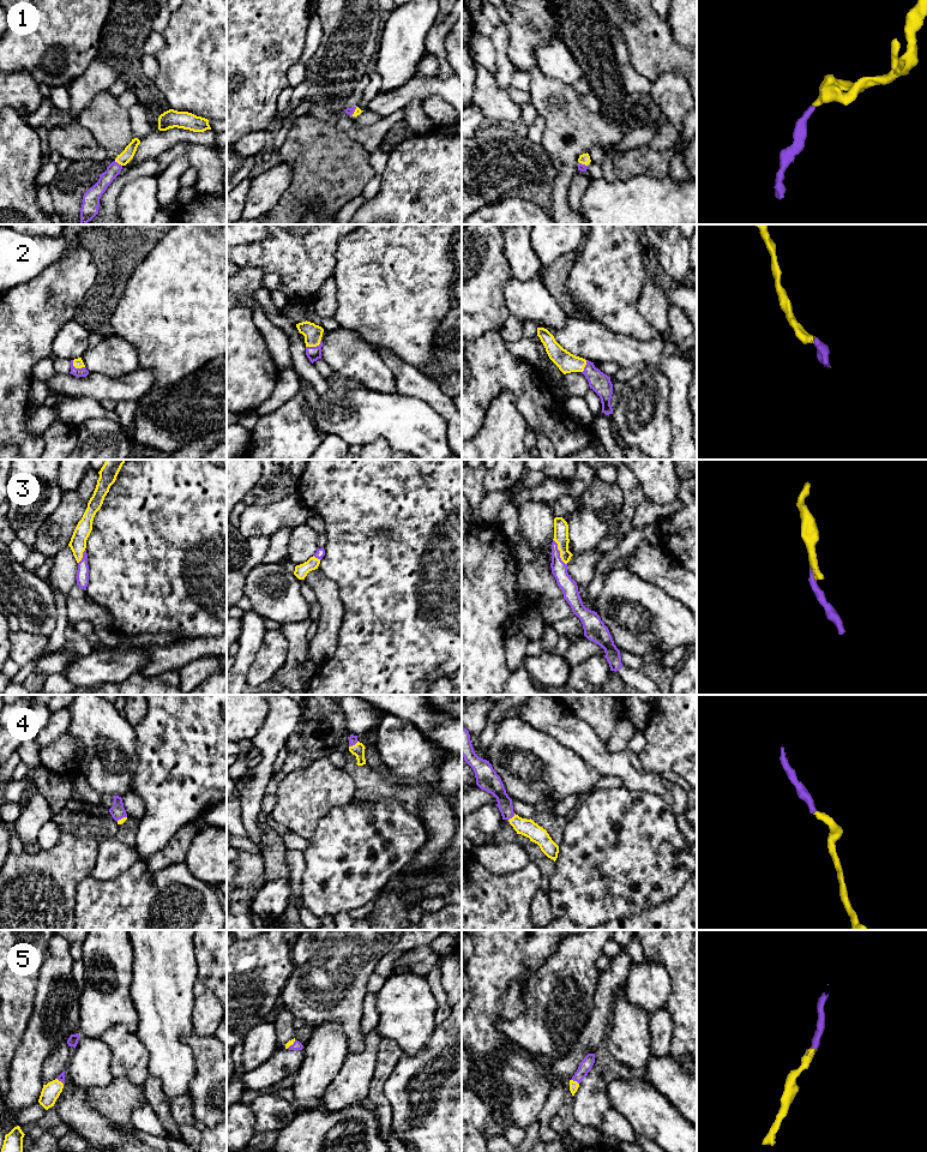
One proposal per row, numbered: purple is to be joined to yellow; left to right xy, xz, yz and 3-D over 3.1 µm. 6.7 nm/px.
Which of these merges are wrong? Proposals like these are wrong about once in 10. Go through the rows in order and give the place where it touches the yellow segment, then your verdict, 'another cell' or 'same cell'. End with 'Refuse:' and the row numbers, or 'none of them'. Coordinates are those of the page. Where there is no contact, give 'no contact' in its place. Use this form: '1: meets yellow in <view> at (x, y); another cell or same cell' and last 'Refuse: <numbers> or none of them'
1: meets yellow in xy at (118, 162); same cell
2: meets yellow in xz at (314, 346); same cell
3: meets yellow in yz at (560, 552); same cell
4: meets yellow in yz at (512, 817); same cell
5: meets yellow in yz at (575, 1081); same cell
Refuse: none of them

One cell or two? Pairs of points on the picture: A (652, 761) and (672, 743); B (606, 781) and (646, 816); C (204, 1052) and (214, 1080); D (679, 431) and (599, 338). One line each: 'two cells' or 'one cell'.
A: one cell
B: two cells
C: one cell
D: one cell

